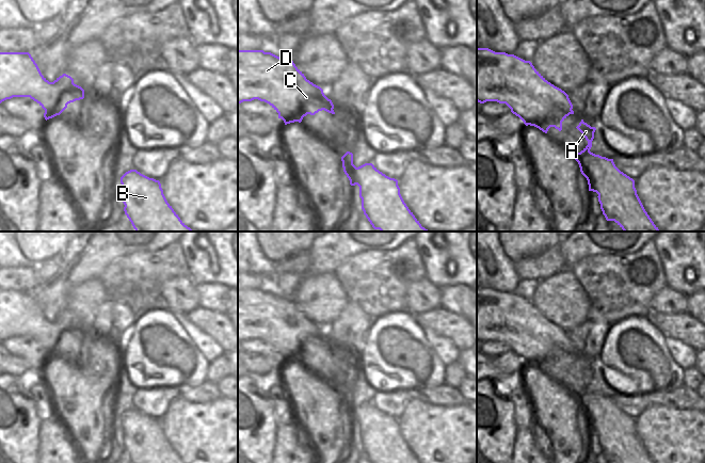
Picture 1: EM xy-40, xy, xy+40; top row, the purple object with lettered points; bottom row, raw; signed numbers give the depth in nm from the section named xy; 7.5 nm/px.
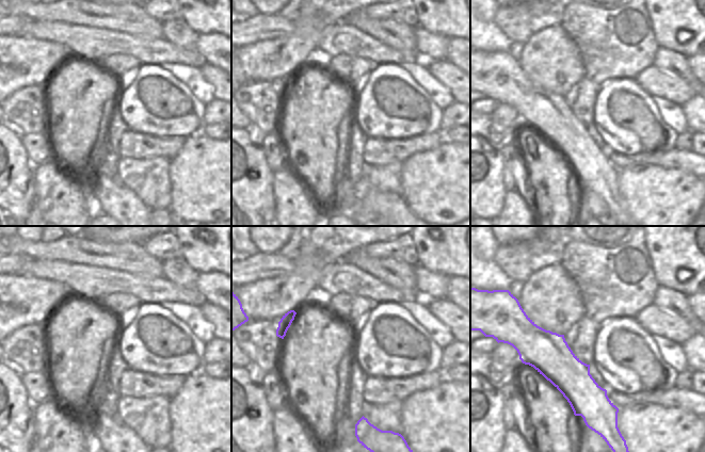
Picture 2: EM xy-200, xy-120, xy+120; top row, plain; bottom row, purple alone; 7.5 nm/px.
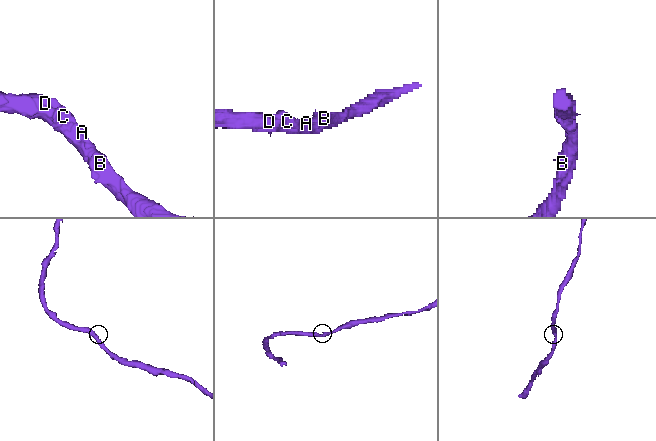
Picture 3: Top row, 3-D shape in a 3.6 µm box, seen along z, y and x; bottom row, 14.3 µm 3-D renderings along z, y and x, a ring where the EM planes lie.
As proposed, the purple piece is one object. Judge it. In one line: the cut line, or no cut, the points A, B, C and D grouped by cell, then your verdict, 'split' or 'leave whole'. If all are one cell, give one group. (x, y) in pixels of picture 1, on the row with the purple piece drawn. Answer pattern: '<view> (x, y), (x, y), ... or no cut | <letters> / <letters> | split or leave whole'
no cut | A B C D | leave whole

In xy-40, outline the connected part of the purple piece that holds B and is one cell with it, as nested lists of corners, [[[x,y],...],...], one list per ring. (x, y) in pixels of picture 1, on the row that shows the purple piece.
[[[130,170],[121,183],[124,211],[135,232],[193,232],[167,203],[159,180]]]

